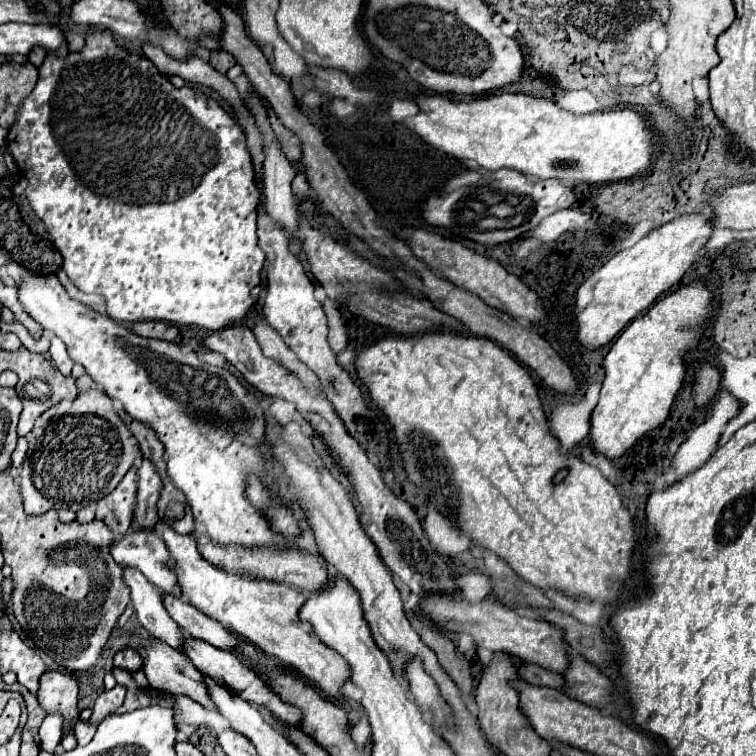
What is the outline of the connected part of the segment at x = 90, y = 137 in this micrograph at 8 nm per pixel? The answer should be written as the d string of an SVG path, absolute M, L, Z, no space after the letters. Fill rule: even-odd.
M110 32L90 34L86 38L86 46L78 54L68 54L66 58L48 54L44 64L38 68L40 78L36 88L24 100L18 112L18 120L8 130L6 144L18 168L30 180L30 186L26 188L26 198L34 214L46 224L48 239L64 256L64 270L68 278L78 290L104 296L108 316L130 324L144 320L166 320L174 324L198 324L210 330L222 330L232 326L234 322L240 322L254 304L250 290L260 282L260 272L264 266L264 252L260 250L256 240L260 192L254 180L252 158L242 128L220 106L220 102L188 86L178 90L170 84L166 76L158 72L152 74L152 68L154 64L148 58L120 48Z

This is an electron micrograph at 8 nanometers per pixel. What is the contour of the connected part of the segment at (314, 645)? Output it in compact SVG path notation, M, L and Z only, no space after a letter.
M162 520L156 522L154 530L164 538L166 548L170 550L170 566L174 566L174 574L178 574L178 588L184 600L206 616L218 620L222 626L250 640L266 654L276 656L282 664L300 672L326 696L338 696L340 686L350 678L350 668L342 656L318 640L308 622L298 620L298 608L304 600L296 588L248 574L228 572L210 564L200 550L196 550L194 534L178 534Z

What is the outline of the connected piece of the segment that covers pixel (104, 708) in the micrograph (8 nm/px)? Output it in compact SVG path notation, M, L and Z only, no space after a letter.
M116 684L112 690L106 690L98 696L94 708L92 708L92 716L88 720L88 724L98 724L102 718L106 718L108 714L116 712L122 704L124 704L124 696L126 696L126 688Z

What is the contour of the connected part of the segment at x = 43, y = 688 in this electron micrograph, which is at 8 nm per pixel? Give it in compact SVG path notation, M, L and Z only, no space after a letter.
M46 670L40 678L36 700L46 714L60 714L64 718L62 734L66 734L70 722L78 718L78 682L68 674Z

